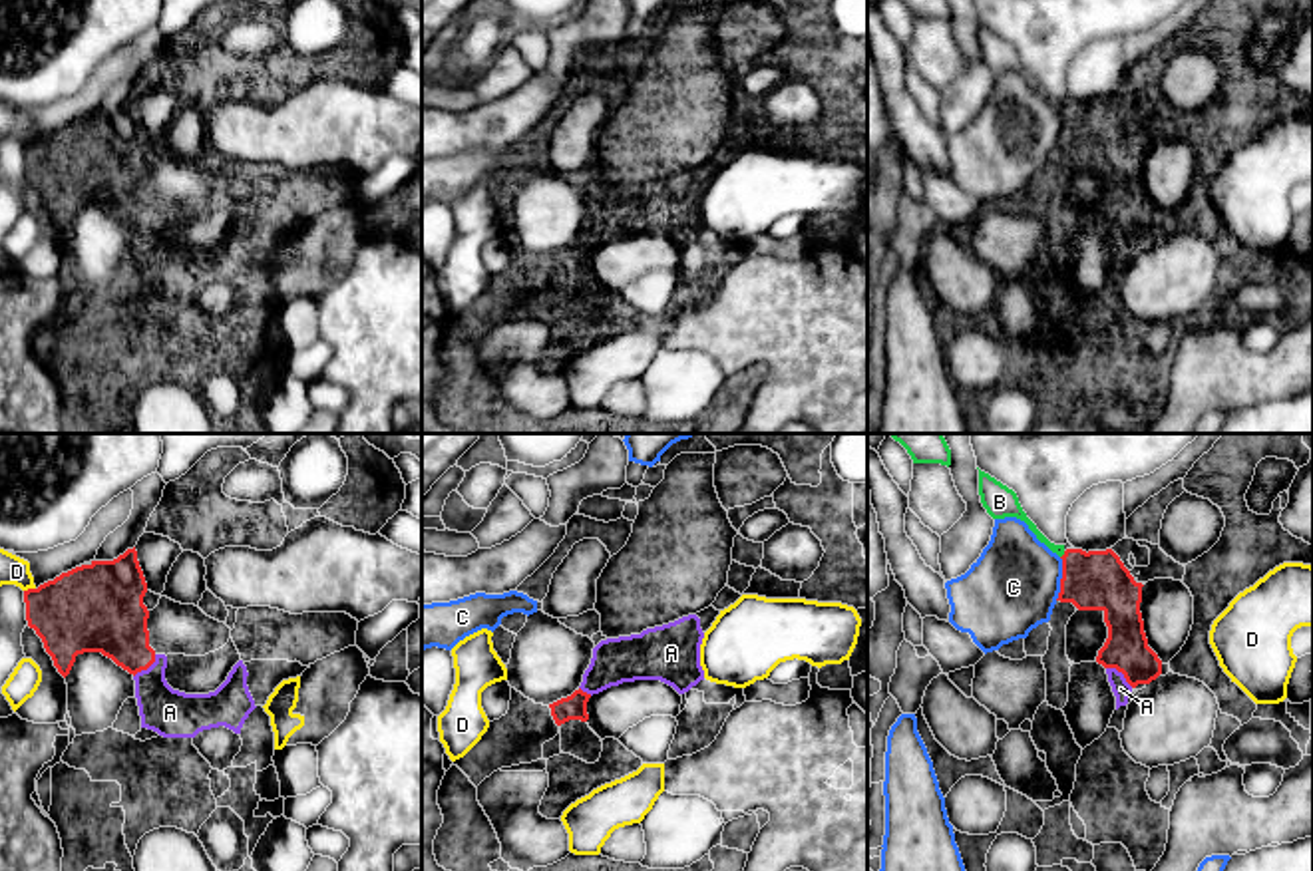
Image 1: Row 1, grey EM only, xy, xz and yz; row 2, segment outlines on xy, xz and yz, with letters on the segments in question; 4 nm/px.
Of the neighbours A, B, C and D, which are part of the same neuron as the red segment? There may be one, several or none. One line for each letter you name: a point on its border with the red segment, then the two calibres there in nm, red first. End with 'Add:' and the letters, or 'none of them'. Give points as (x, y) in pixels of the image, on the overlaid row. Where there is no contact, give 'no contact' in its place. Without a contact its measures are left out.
A: yz (1121, 671) | 180/70 nm
Add: A

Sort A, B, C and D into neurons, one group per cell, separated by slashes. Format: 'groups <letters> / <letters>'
groups A / B / C / D

